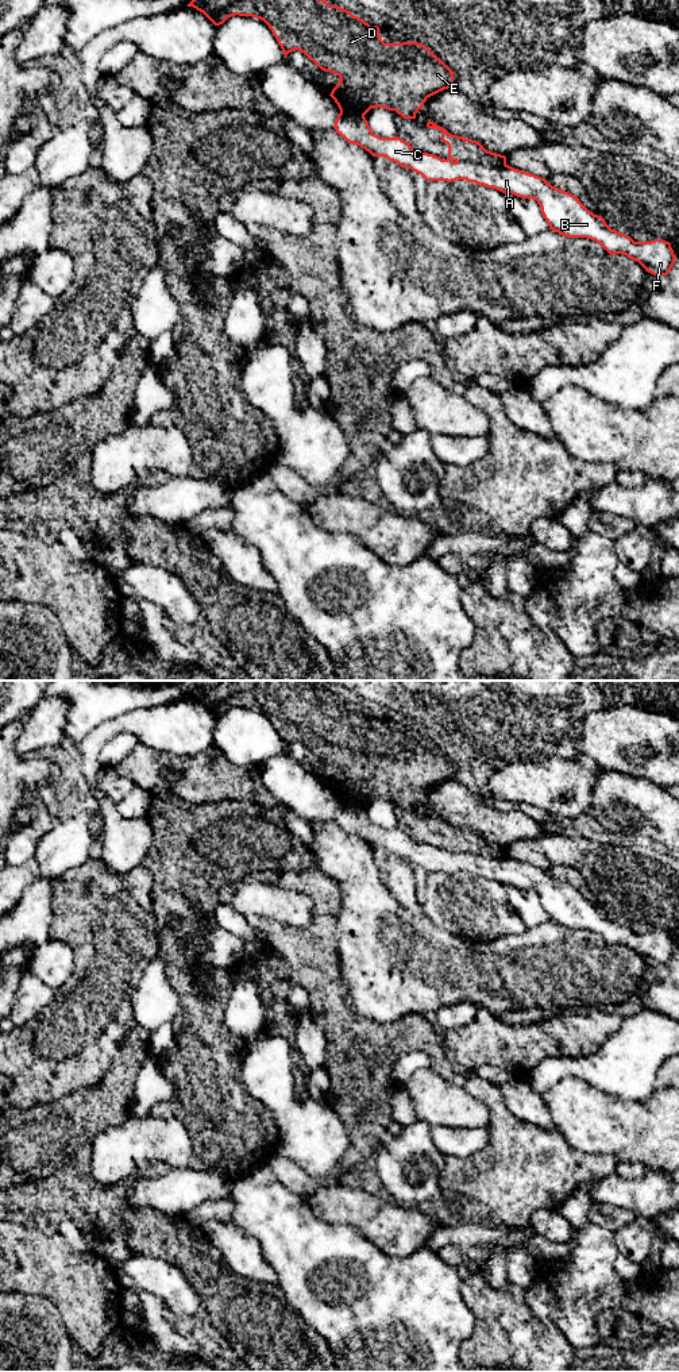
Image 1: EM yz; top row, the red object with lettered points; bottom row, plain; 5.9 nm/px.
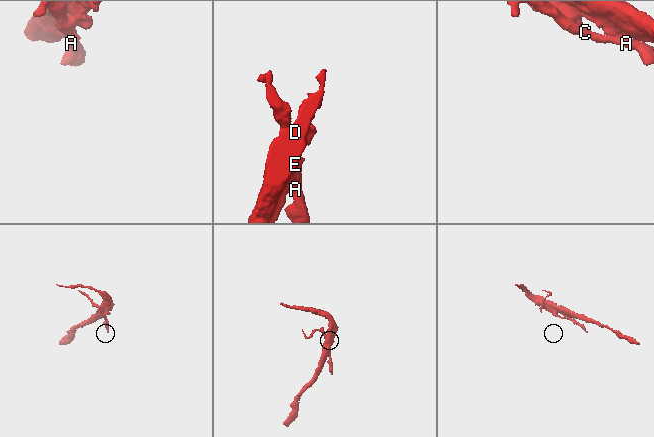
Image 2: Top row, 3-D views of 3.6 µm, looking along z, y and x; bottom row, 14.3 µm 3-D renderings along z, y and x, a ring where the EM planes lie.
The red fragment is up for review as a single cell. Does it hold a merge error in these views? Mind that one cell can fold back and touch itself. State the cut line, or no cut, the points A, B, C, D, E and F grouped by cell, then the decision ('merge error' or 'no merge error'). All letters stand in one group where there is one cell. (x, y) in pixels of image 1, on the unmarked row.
yz (456, 851), (505, 856) | A B C F / D E | merge error

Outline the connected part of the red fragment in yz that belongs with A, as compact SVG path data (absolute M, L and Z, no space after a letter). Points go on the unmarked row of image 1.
M340 803L333 820L348 835L385 848L401 859L412 860L427 872L466 871L521 890L533 890L541 899L549 921L567 929L587 929L601 936L610 947L622 945L639 953L653 967L667 967L676 951L670 933L655 930L634 933L630 928L612 921L605 910L590 903L578 889L558 880L545 870L514 860L509 856L487 858L463 852L441 851L416 843L404 830L375 826L360 803Z

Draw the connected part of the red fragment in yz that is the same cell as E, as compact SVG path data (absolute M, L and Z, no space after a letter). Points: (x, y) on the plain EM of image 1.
M217 681L212 687L196 687L188 698L202 704L215 717L223 716L235 706L263 712L275 728L285 749L289 744L298 741L321 762L340 768L339 775L329 786L340 803L360 803L366 806L371 799L379 798L396 802L404 810L416 810L416 805L423 799L428 789L454 776L455 764L423 735L385 735L379 728L378 717L371 718L350 702L329 697L325 689L310 687L306 681Z

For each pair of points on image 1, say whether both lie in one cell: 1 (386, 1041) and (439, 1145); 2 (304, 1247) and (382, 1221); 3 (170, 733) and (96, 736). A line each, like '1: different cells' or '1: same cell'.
1: different cells
2: different cells
3: same cell

